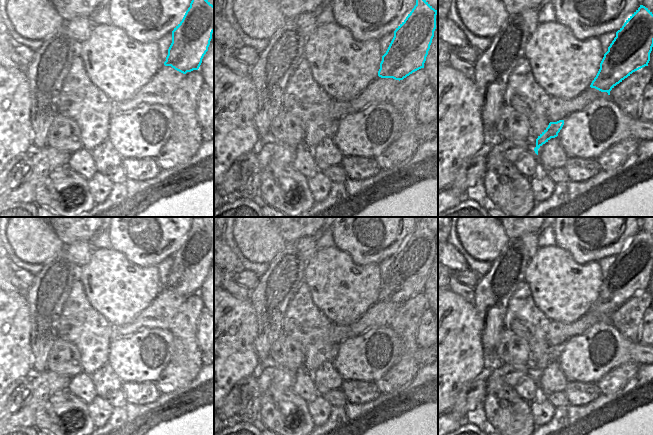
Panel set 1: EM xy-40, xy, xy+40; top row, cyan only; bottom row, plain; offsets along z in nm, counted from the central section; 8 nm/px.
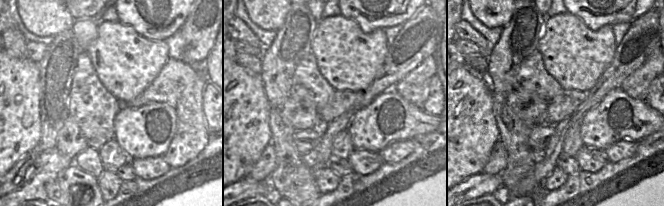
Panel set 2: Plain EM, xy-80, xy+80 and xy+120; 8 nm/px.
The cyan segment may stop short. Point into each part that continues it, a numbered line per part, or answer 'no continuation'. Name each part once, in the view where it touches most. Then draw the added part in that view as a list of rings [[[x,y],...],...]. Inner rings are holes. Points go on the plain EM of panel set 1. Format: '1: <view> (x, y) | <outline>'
no continuation

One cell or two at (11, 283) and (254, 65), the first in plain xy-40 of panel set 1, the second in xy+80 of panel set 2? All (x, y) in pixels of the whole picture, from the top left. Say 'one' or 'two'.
one

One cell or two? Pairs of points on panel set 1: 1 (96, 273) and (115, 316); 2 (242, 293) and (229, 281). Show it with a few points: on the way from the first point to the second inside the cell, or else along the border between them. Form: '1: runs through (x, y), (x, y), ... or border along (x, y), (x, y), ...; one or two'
1: runs through (107, 284), (115, 292), (115, 305); one
2: runs through (239, 291), (232, 284); one

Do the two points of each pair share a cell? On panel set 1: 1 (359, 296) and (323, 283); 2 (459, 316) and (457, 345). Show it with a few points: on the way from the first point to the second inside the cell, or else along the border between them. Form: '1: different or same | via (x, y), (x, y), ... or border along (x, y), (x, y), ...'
1: same | via (350, 290), (342, 290), (335, 283), (332, 283)
2: same | via (457, 323), (457, 338)

